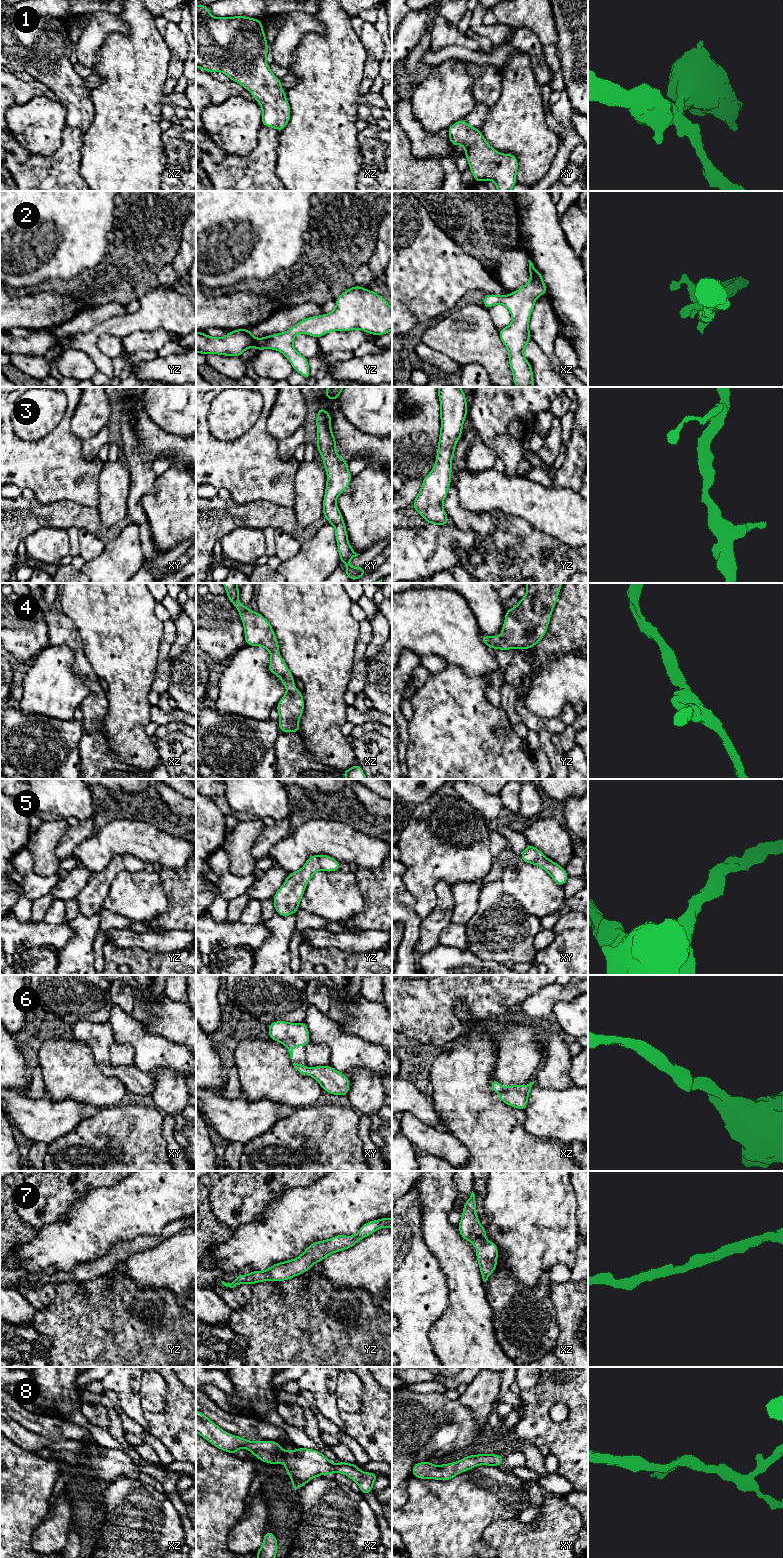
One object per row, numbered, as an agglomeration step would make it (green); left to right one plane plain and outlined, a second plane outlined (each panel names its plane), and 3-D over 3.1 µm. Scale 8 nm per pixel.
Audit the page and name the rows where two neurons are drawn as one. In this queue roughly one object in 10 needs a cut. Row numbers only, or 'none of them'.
none of them

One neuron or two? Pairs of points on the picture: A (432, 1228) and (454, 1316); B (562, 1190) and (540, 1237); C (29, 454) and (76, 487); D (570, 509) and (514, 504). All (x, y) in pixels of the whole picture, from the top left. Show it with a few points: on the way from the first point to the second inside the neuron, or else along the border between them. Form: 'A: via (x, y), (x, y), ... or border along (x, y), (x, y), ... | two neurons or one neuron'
A: via (451, 1250), (457, 1256), (457, 1294) | one neuron
B: via (550, 1202), (540, 1212), (540, 1225) | one neuron
C: via (41, 466), (53, 468), (64, 475) | one neuron
D: via (556, 509), (530, 509), (528, 507) | one neuron

